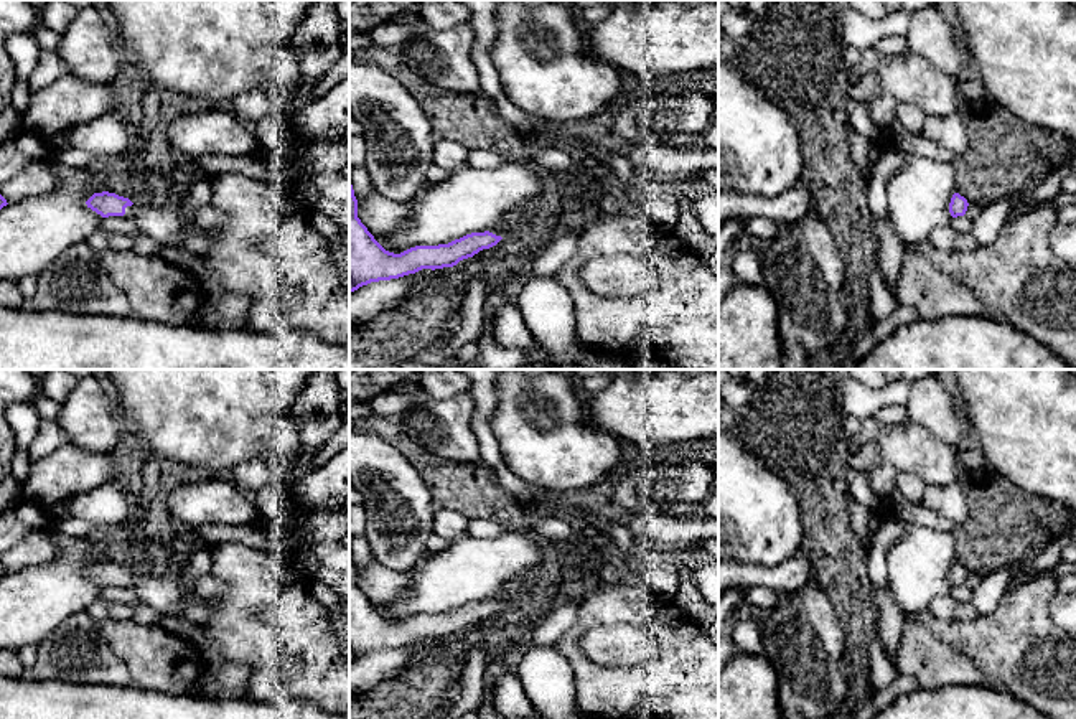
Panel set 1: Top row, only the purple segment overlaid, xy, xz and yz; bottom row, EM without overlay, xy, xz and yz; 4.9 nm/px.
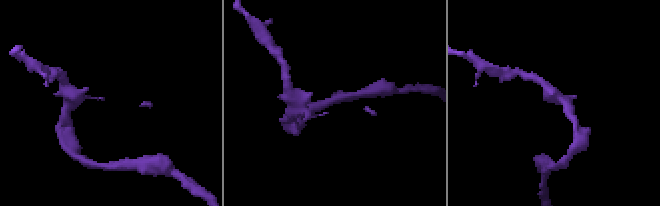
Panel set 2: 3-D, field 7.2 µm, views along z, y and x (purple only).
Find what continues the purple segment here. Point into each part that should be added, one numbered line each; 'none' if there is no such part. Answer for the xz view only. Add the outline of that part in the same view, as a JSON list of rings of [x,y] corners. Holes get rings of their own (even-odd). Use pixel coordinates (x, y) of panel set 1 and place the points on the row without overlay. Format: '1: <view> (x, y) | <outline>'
1: xz (533, 581) | [[[534,574],[527,576],[524,579],[519,579],[509,585],[506,585],[498,595],[489,599],[489,602],[503,607],[514,592],[526,592],[526,590],[531,590],[537,585],[547,585],[544,577],[534,576]]]

